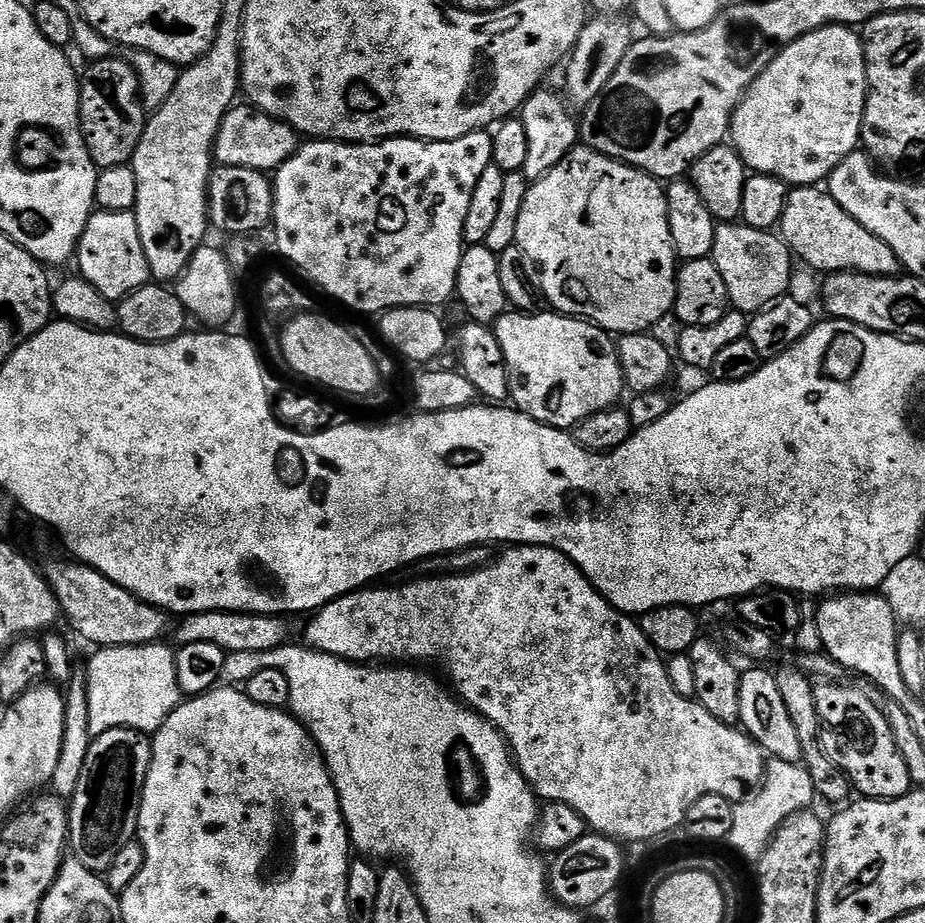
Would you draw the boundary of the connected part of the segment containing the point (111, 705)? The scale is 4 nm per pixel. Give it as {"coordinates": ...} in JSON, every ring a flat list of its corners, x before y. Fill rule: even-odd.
{"coordinates":[[164,642,154,644,137,644,131,648,105,648,101,647,86,663,86,671,88,674,88,701,90,702,90,734,93,738,100,736,106,730,111,728,132,728,135,732,143,732,145,734,155,734,162,725,164,719,179,706,182,702,182,693,178,686,178,676,176,674,176,652,168,649]]}

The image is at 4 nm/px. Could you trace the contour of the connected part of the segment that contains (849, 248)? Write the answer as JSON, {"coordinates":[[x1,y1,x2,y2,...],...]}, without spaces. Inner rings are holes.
{"coordinates":[[796,186,789,191,786,210,780,219,778,232,787,244,788,251,799,263,801,260,802,263,809,264,814,271,822,272,821,274,850,271,866,275,895,277,902,268,900,259,896,257,894,250,886,246,882,238,870,234,866,226,854,222,854,218,850,218,850,214,846,214,846,210,842,210,842,206,838,206,838,202,834,202,834,198,820,186]]}

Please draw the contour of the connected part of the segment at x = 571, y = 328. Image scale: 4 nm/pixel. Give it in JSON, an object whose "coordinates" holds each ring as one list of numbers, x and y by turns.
{"coordinates":[[509,310,496,321,494,331,498,346,502,346,504,361,508,367,508,391,510,400,519,411,543,424,565,430,575,429,590,414,613,407,626,392,624,371,616,353,617,341,603,328,575,316,566,316,555,310,537,311,535,314]]}

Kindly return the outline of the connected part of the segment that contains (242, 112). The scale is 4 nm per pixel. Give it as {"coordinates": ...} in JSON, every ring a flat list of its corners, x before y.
{"coordinates":[[240,103,229,108,222,118,216,135,215,163,220,166,242,166,265,174,275,173,276,169,281,168,300,147,301,133,288,125,285,120,274,118,247,103]]}

